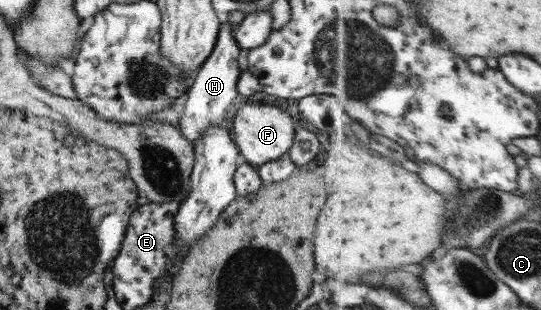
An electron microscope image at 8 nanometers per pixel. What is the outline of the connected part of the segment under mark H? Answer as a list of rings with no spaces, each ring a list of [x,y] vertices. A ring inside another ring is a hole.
[[[223,18],[221,19],[214,48],[210,56],[204,60],[192,76],[192,84],[184,94],[186,101],[184,101],[184,109],[178,114],[178,128],[182,132],[182,136],[192,145],[196,138],[202,136],[204,130],[208,130],[210,126],[222,124],[226,108],[238,94],[236,79],[238,79],[240,71],[236,60],[240,48],[236,46],[236,40],[232,38],[232,28],[233,26],[225,22]]]

